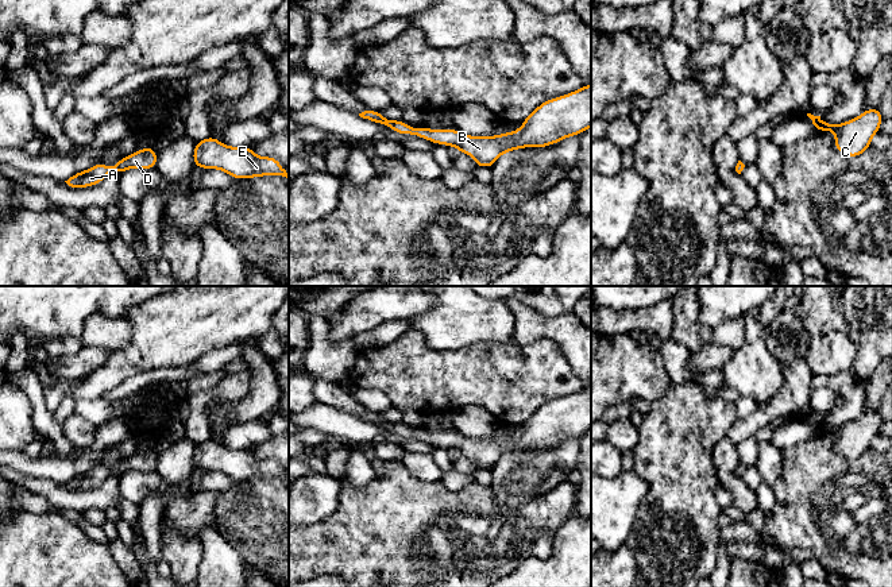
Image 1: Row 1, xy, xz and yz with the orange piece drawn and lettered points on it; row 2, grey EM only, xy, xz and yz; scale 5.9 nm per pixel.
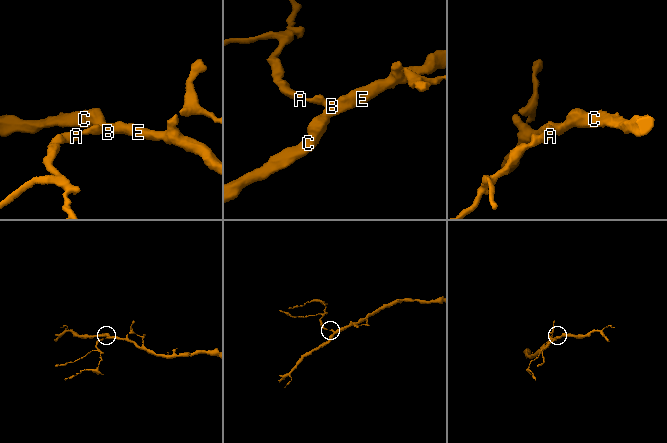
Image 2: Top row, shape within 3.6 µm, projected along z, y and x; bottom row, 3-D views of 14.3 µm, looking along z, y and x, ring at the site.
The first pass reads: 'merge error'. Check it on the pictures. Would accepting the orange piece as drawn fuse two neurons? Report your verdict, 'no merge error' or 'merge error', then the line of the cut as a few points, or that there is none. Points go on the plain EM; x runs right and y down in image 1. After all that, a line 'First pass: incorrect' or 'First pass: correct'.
no merge error; cut none
First pass: incorrect

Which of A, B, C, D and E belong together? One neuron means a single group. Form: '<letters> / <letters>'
A B C D E

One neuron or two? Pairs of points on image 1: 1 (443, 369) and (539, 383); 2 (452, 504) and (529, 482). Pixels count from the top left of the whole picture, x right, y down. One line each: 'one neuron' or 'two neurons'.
1: one neuron
2: two neurons

